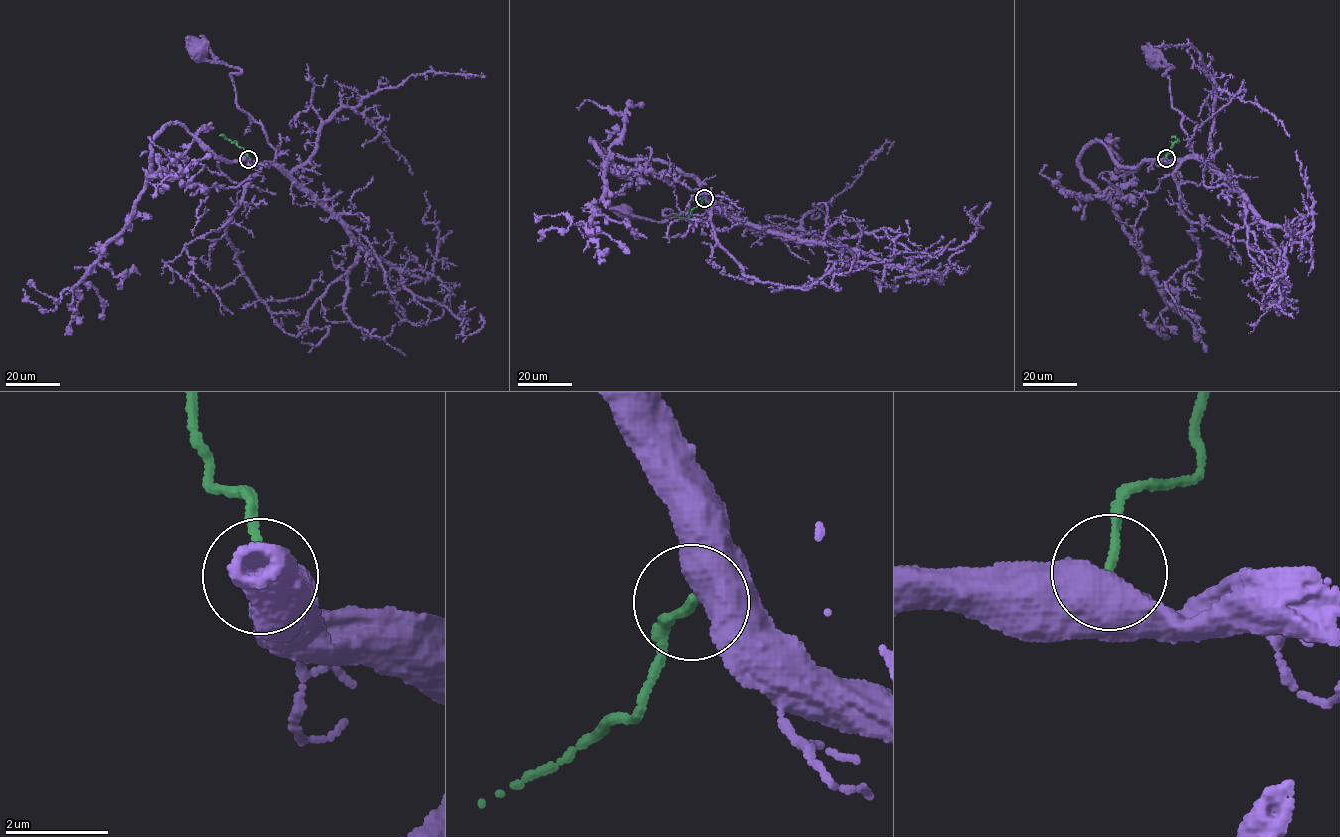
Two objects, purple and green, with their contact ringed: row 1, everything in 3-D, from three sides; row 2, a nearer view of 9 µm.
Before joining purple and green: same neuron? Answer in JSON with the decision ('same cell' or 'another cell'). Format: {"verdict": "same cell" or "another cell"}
{"verdict": "another cell"}

